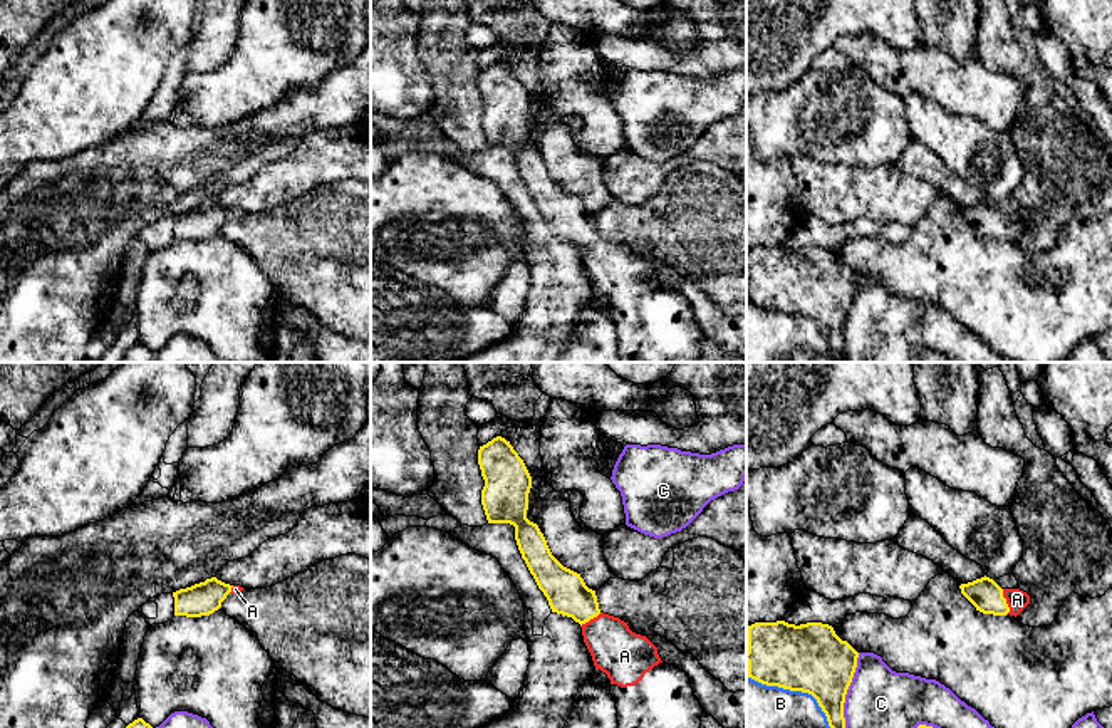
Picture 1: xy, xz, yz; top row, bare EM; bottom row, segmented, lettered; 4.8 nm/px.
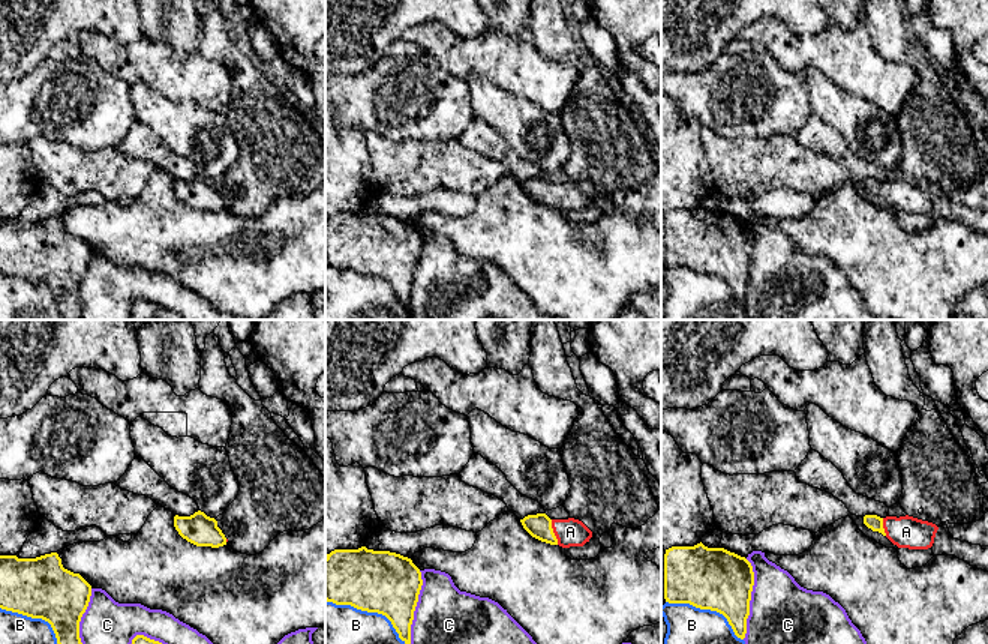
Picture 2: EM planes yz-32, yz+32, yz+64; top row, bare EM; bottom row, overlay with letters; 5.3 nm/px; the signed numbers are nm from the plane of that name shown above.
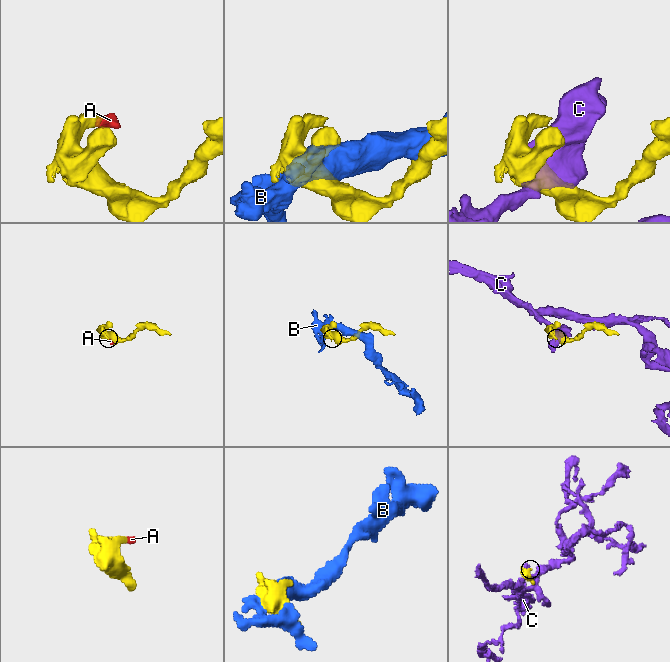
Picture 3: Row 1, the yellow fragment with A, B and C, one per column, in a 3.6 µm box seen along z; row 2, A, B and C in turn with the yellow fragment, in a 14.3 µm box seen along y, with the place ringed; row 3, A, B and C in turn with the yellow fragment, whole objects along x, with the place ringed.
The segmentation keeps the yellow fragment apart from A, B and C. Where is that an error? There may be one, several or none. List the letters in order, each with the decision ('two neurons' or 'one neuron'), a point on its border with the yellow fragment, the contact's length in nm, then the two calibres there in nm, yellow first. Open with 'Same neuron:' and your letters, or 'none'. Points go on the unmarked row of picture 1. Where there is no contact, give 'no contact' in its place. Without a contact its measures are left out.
Same neuron: A
A: one neuron | yz (1005, 225) | 120 nm | 160/100 nm
B: two neurons | yz (800, 314) | 500 nm | 340/460 nm
C: two neurons | yz (846, 317) | 420 nm | 340/380 nm

